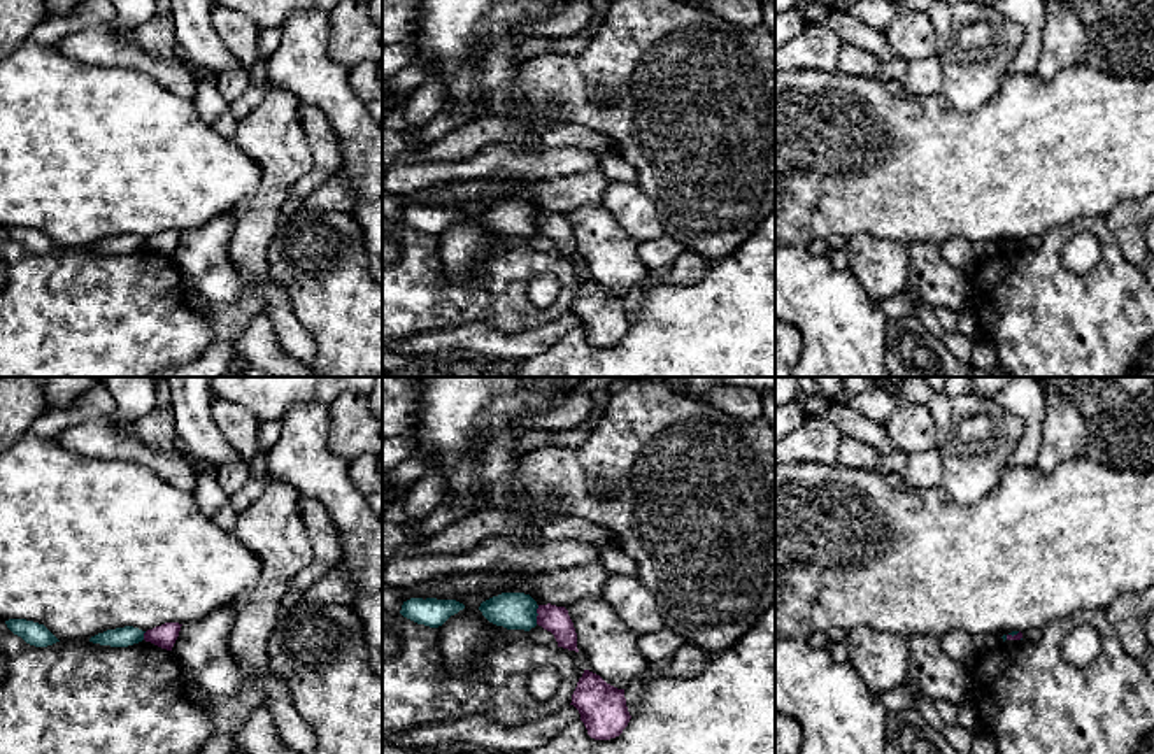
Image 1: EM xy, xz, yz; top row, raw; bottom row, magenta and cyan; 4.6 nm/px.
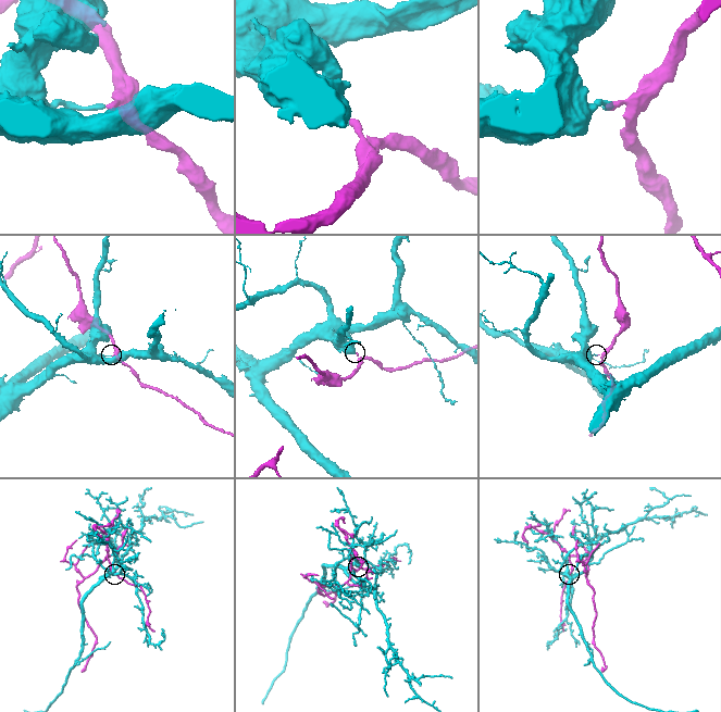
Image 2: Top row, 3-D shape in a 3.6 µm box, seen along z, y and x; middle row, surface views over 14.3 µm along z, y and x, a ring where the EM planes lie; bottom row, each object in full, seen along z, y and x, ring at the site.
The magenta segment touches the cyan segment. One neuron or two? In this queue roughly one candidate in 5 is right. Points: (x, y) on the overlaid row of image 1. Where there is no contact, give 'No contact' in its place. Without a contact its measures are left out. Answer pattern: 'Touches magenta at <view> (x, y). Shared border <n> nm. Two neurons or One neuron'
Touches magenta at xz (537, 612). Shared border 90 nm. Two neurons

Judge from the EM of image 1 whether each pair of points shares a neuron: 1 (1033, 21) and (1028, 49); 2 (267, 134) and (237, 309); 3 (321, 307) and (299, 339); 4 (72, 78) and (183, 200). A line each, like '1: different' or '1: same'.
1: same
2: same
3: different
4: same

